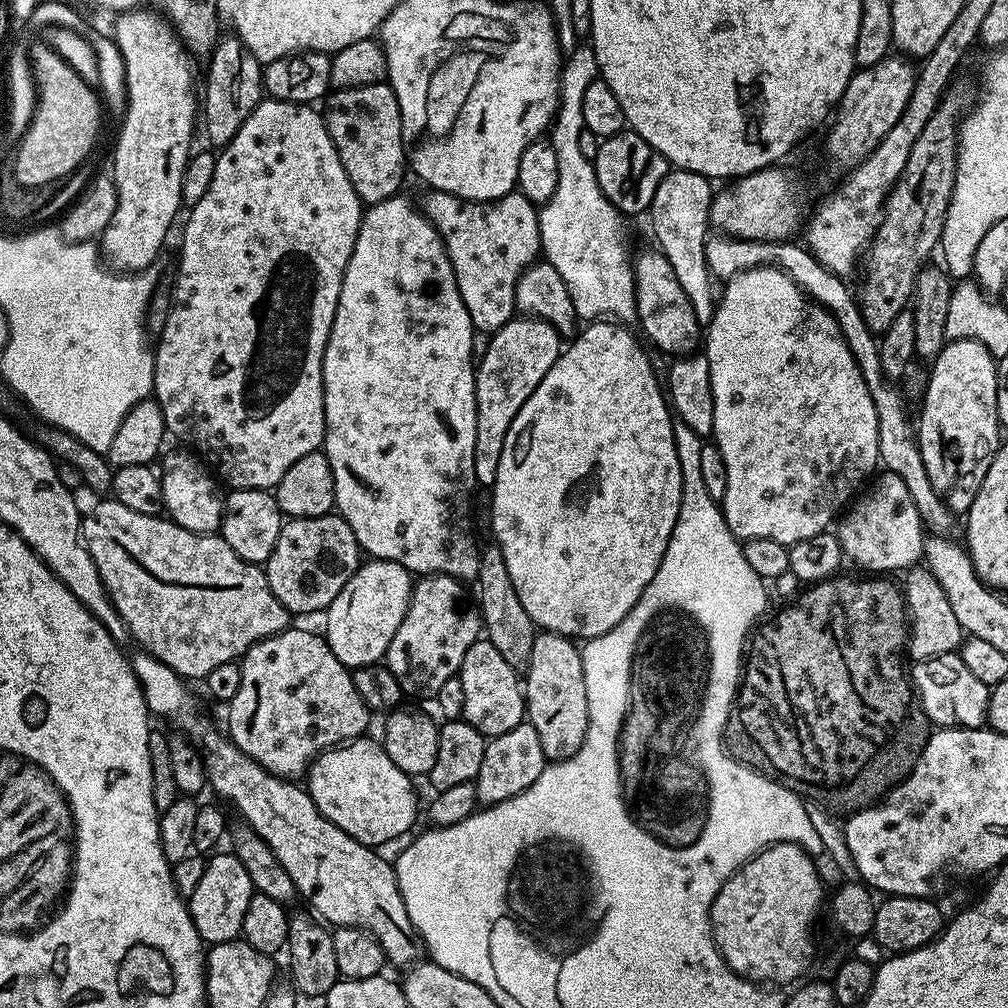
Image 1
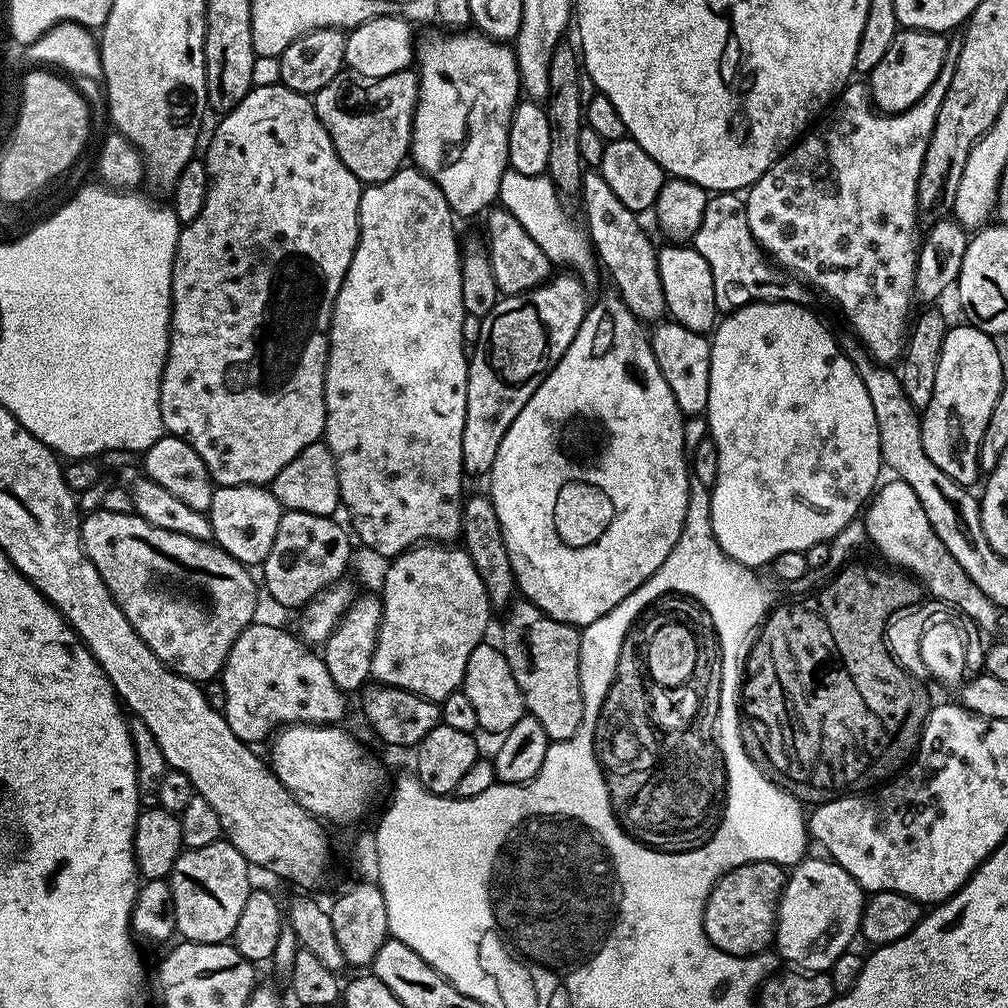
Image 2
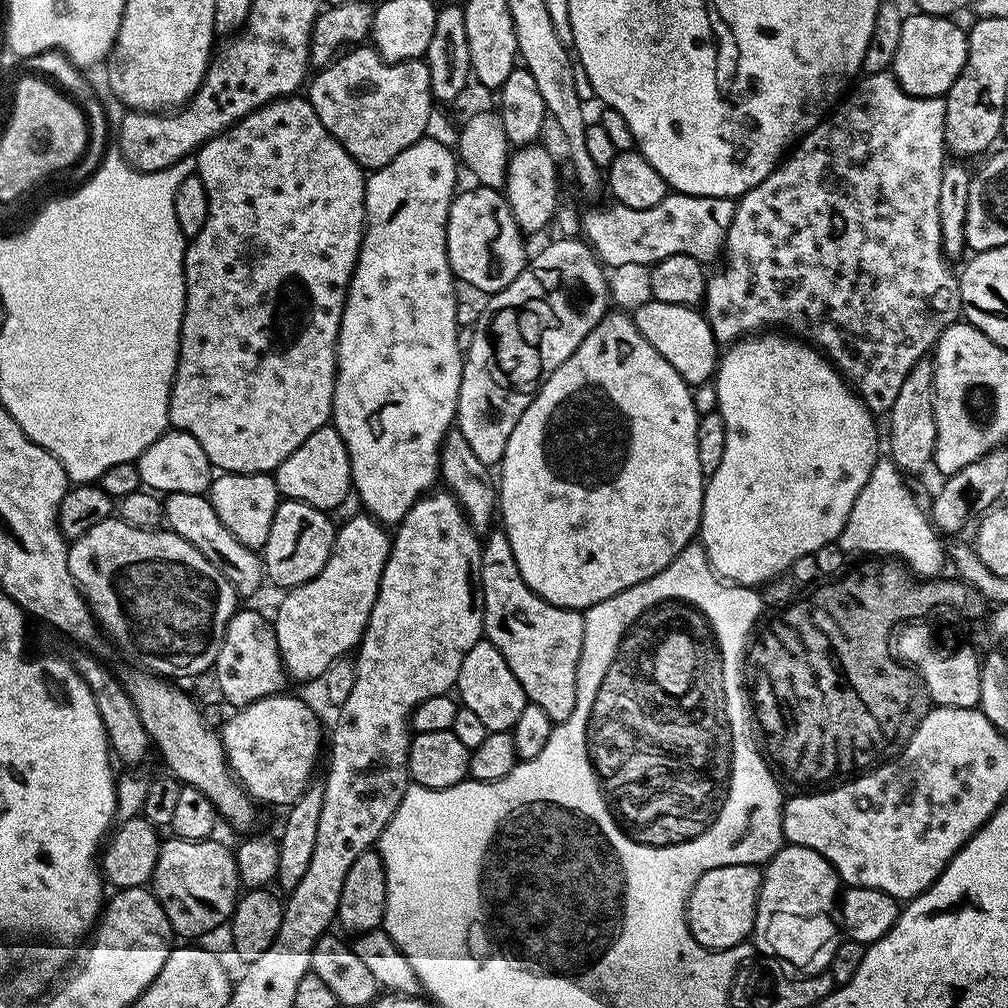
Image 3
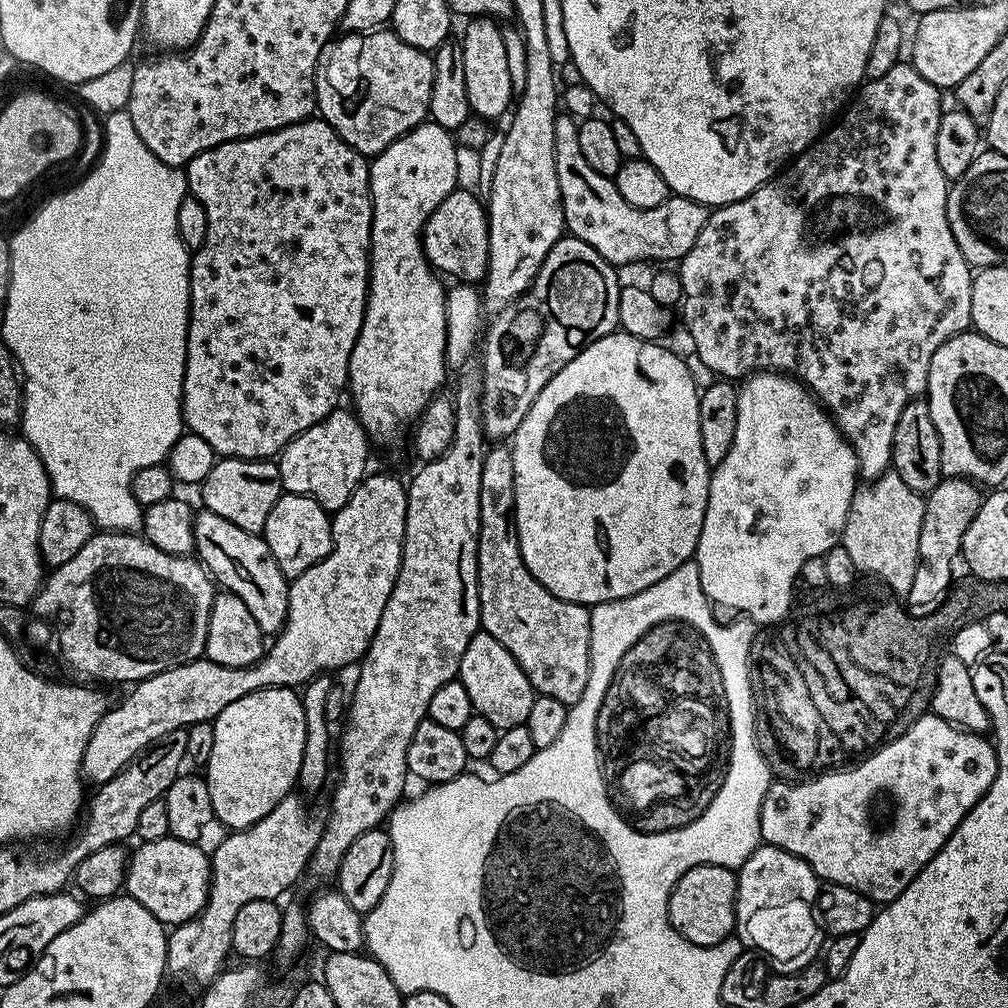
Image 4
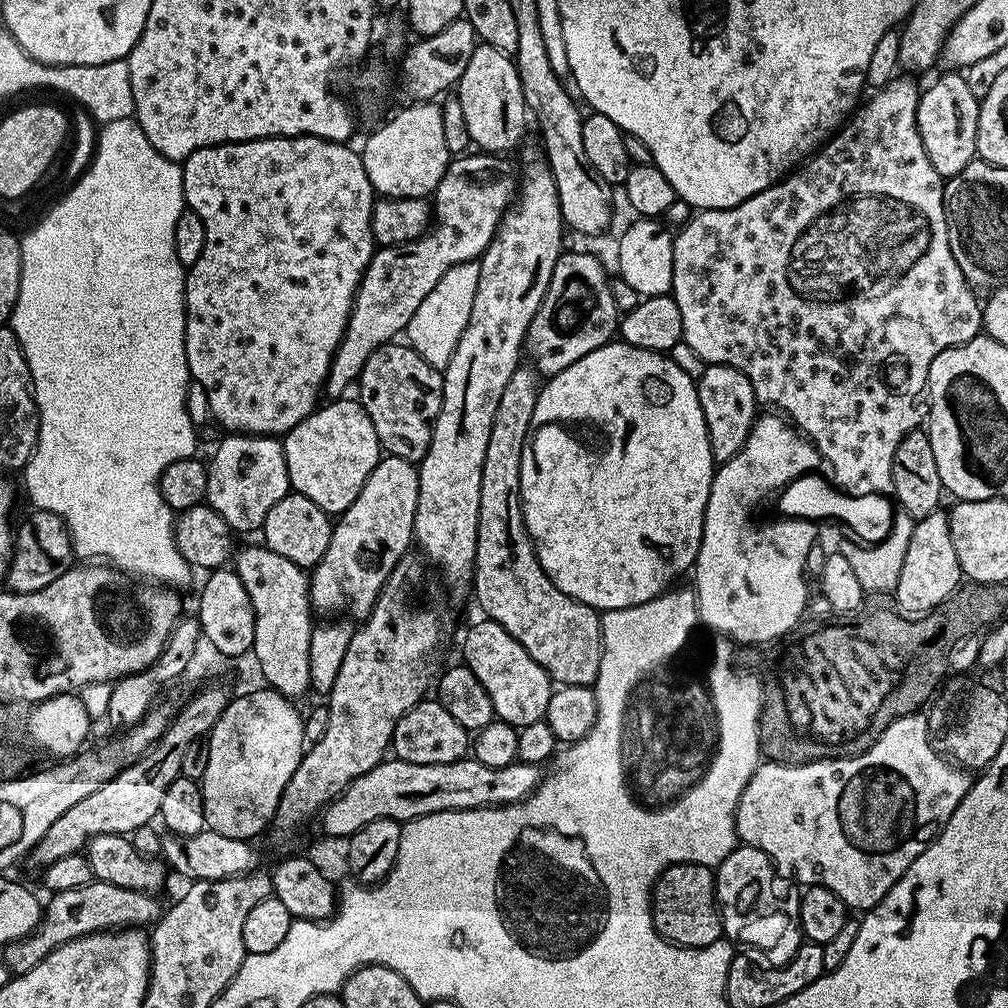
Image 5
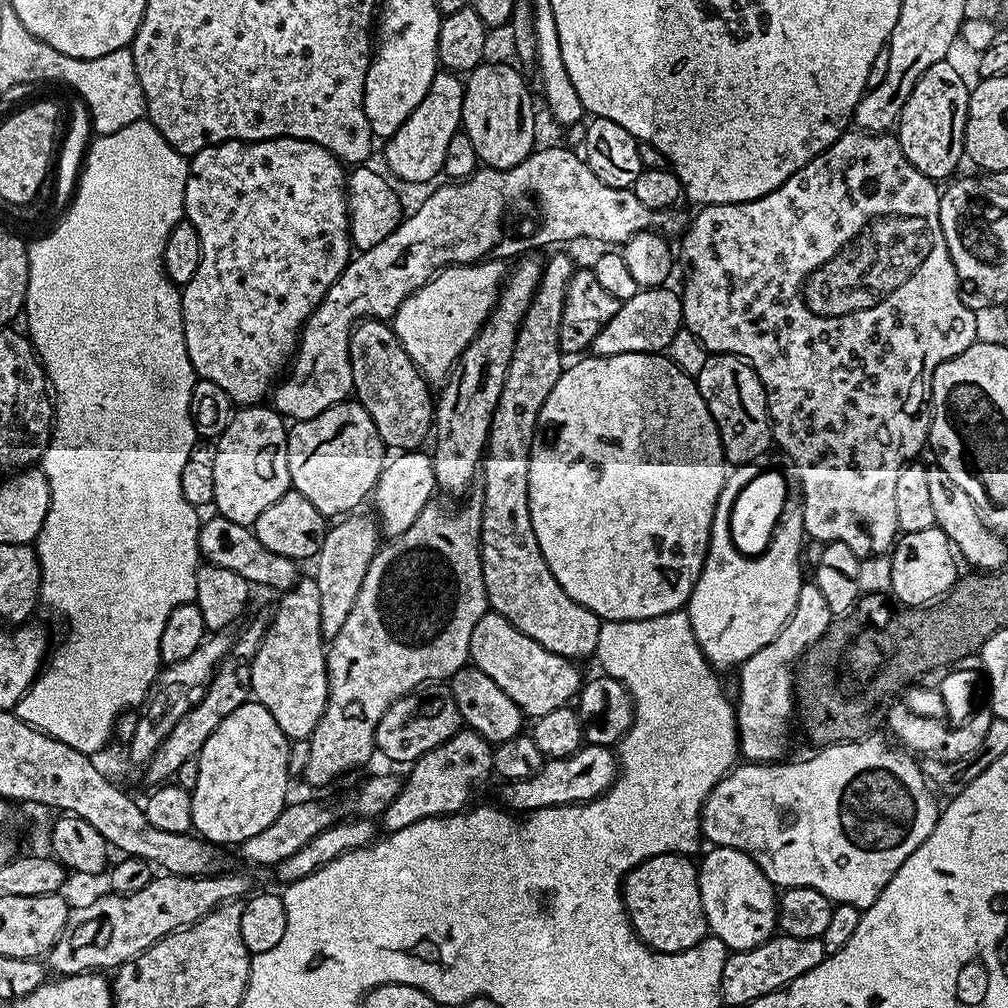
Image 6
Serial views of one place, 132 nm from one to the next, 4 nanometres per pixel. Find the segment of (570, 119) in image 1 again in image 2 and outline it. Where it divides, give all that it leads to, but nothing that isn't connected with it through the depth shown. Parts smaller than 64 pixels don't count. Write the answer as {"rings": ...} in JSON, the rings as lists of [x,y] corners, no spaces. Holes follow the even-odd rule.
{"rings":[[[511,170],[502,174],[500,183],[499,203],[507,212],[511,212],[514,219],[523,226],[526,234],[538,242],[542,254],[551,260],[553,265],[565,264],[565,269],[579,274],[585,285],[592,286],[596,280],[598,257],[593,249],[588,233],[579,223],[568,217],[565,201],[561,200],[560,193],[556,191],[554,182],[547,175],[527,176]]]}

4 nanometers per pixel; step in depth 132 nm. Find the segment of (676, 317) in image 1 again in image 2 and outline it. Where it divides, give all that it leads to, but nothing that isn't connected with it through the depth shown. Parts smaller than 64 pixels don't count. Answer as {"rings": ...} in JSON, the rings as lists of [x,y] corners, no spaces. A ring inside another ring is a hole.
{"rings":[[[588,170],[580,187],[579,199],[584,200],[584,220],[588,239],[599,263],[608,267],[612,280],[616,283],[615,291],[624,305],[641,322],[660,322],[666,316],[666,298],[662,292],[662,278],[658,278],[657,245],[652,245],[646,229],[640,225],[641,217],[626,206],[622,206],[618,194],[610,190],[606,178],[599,170]]]}

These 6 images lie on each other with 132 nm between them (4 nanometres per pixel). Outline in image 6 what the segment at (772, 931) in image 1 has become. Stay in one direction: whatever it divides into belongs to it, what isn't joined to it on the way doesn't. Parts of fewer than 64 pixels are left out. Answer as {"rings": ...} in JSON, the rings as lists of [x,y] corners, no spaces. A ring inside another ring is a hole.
{"rings":[[[667,852],[644,860],[624,878],[624,909],[636,935],[657,952],[685,952],[709,935],[700,897],[700,873],[684,854]]]}

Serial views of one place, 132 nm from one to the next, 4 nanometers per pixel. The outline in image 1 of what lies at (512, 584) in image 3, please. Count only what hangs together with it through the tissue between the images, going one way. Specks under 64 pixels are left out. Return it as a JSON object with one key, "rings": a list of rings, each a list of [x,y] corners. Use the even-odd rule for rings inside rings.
{"rings":[[[541,631],[532,642],[528,667],[522,672],[522,691],[526,720],[538,730],[545,761],[569,760],[582,746],[588,725],[586,678],[580,648],[567,636]]]}

